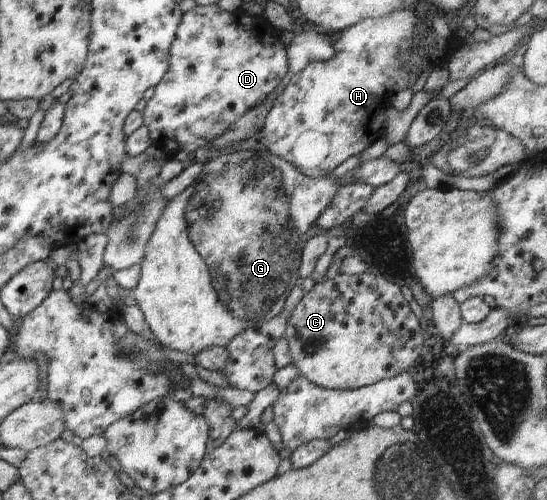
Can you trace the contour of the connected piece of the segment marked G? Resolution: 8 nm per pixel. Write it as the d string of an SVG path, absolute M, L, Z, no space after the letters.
M236 147L231 152L225 152L225 154L217 156L215 160L209 158L209 160L205 161L194 184L186 188L180 195L174 196L163 207L153 232L146 242L144 257L140 262L141 276L134 288L133 298L137 300L149 328L156 336L157 342L163 344L165 350L174 357L188 357L192 359L193 356L200 353L203 349L225 347L232 338L242 333L247 327L270 321L279 315L283 310L287 296L289 296L291 289L296 286L295 282L300 277L298 270L302 258L303 244L315 229L317 217L327 208L328 204L331 204L337 189L341 188L339 183L340 178L336 177L315 178L305 176L290 162L265 151L262 155L256 154L249 157L243 150Z

